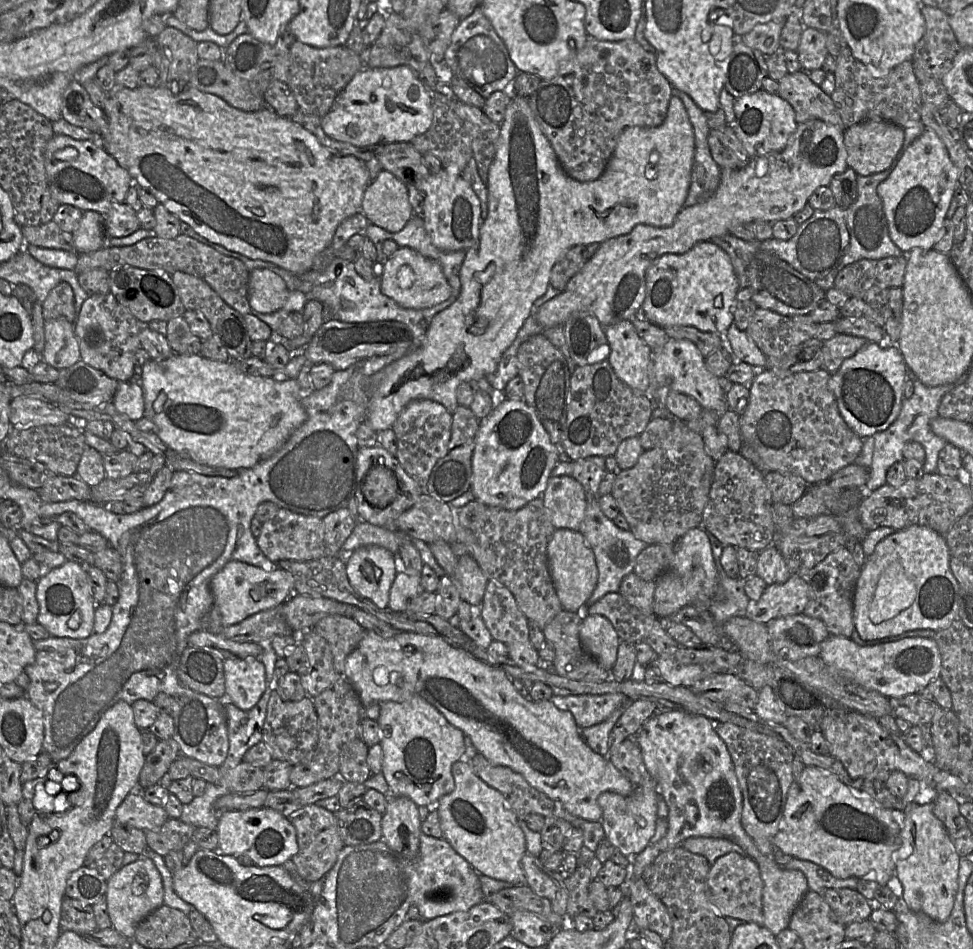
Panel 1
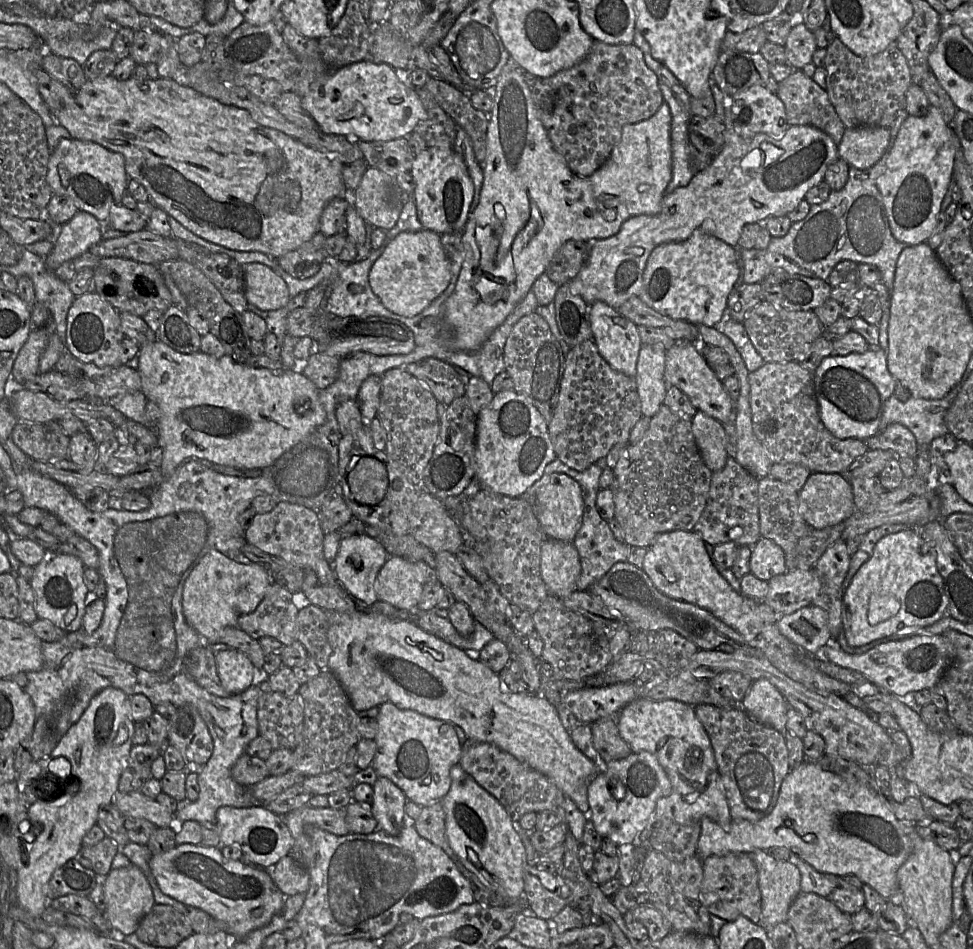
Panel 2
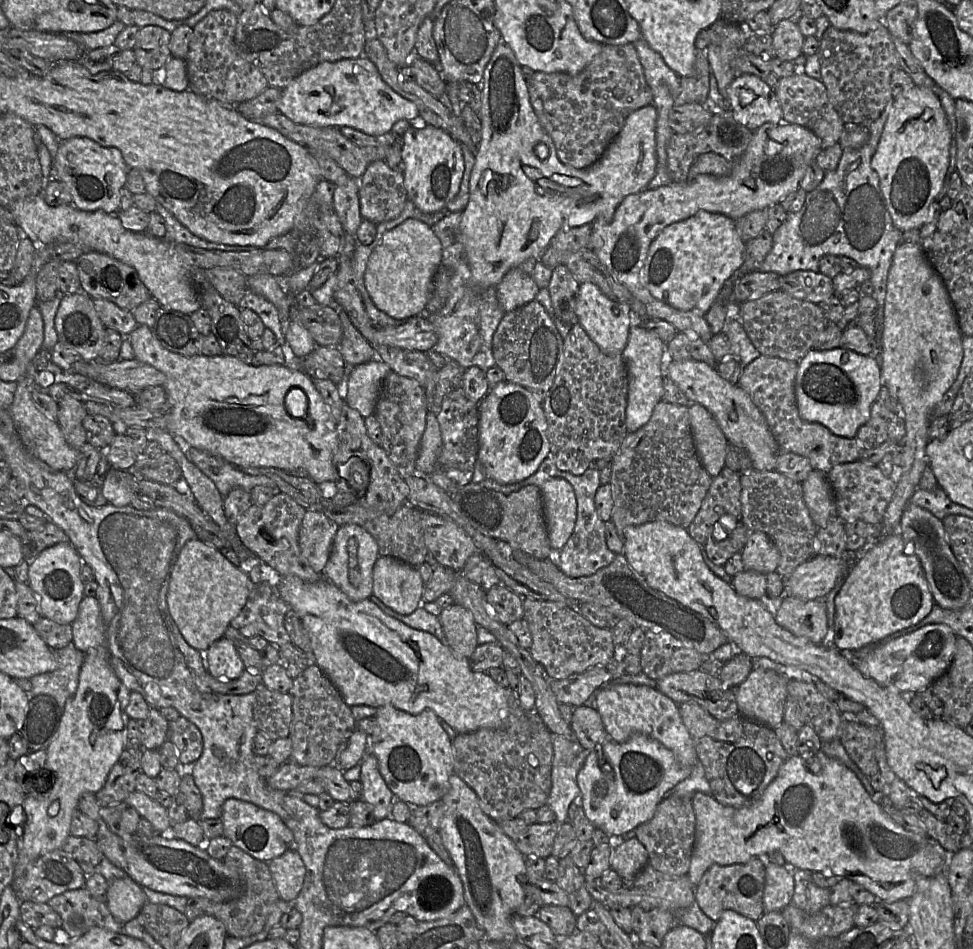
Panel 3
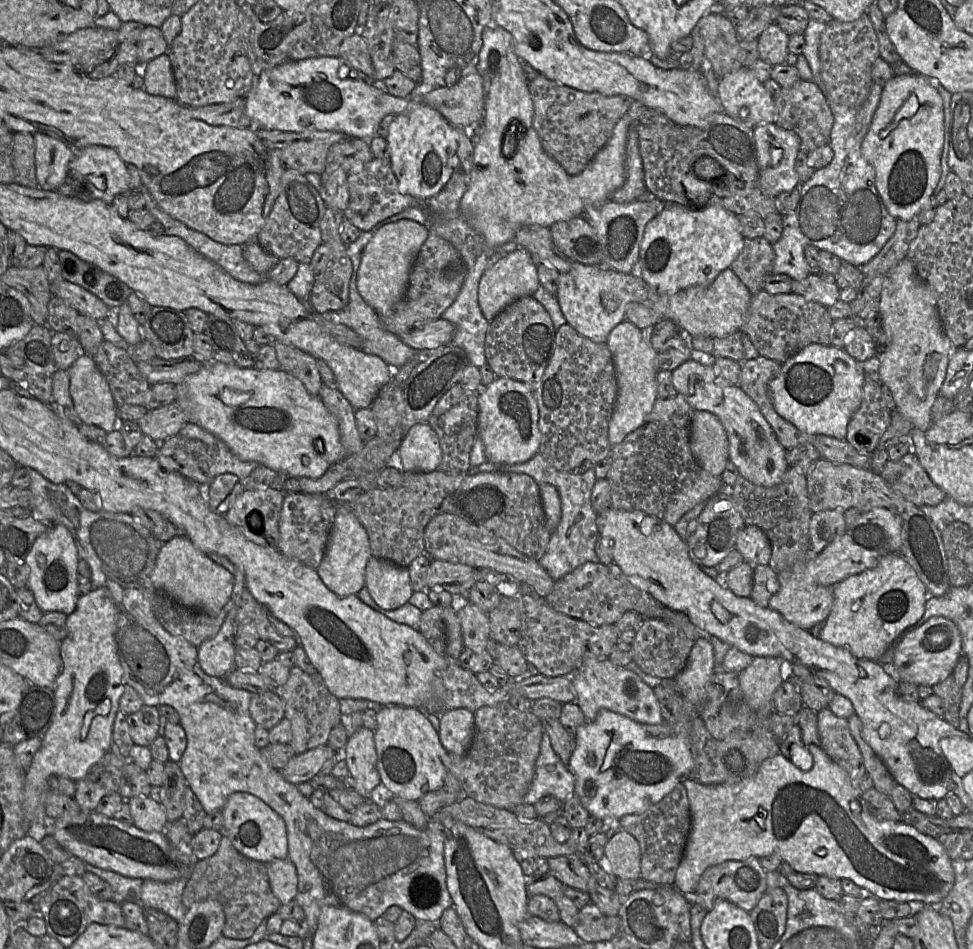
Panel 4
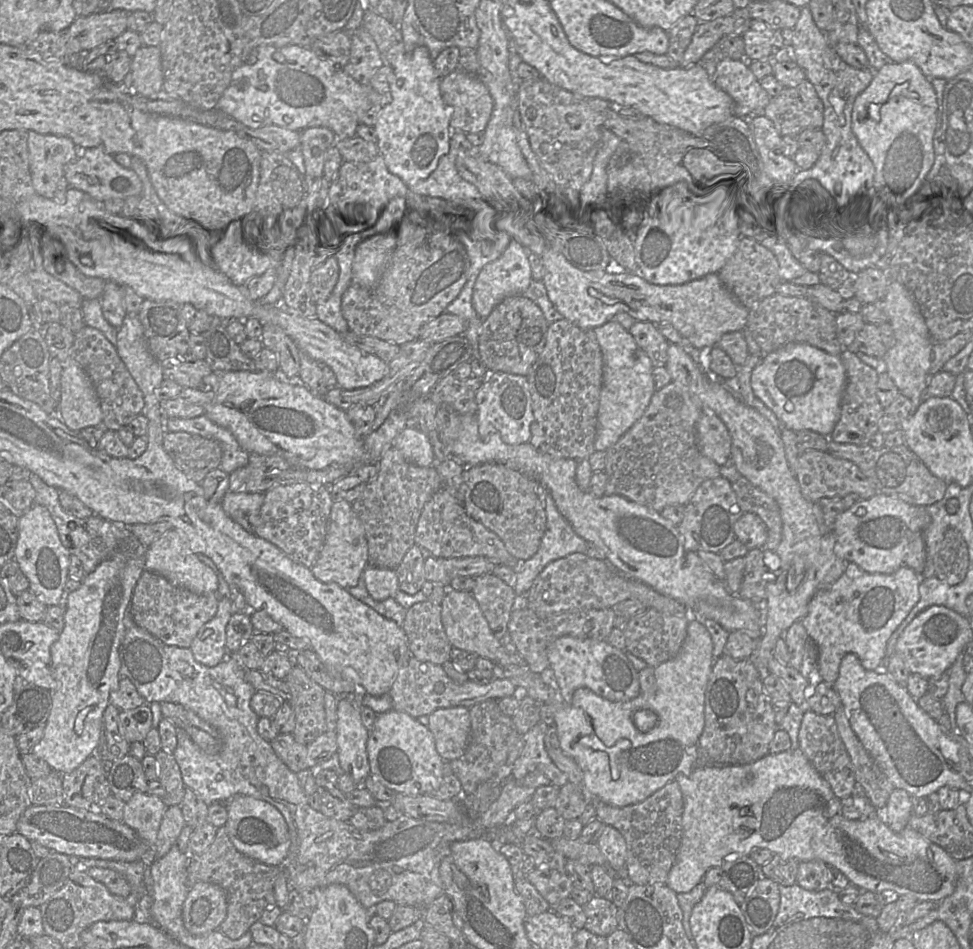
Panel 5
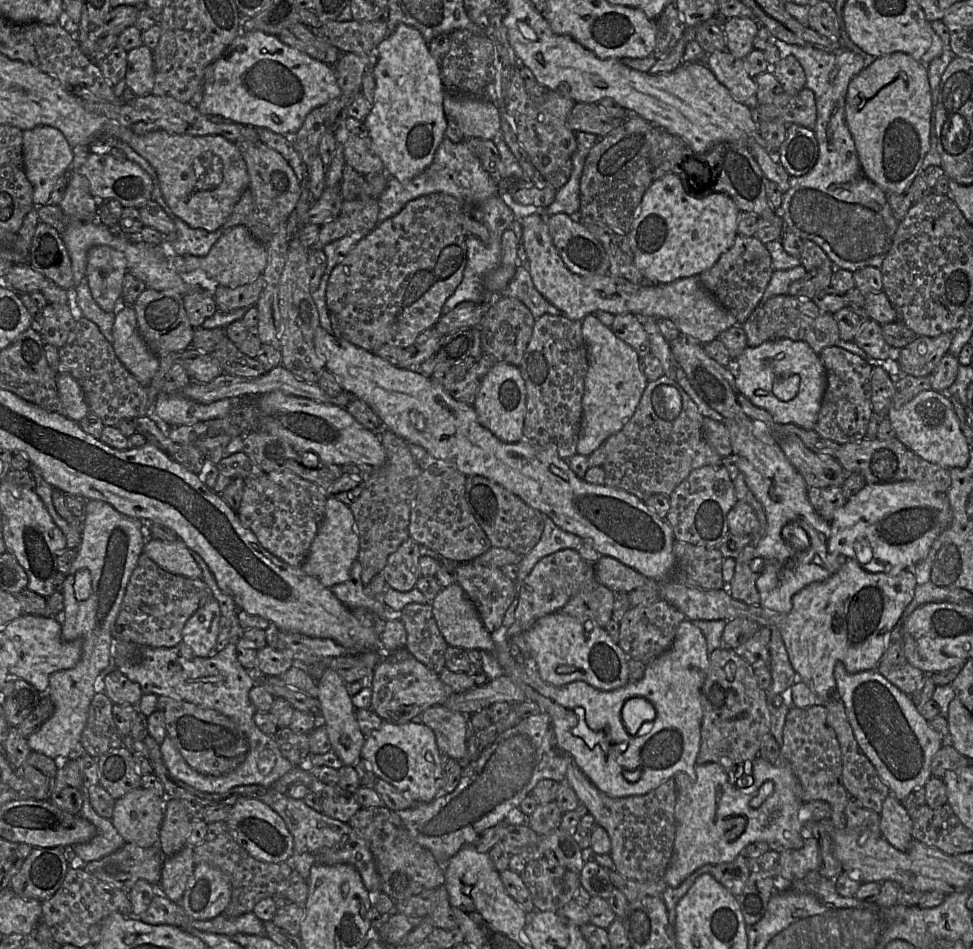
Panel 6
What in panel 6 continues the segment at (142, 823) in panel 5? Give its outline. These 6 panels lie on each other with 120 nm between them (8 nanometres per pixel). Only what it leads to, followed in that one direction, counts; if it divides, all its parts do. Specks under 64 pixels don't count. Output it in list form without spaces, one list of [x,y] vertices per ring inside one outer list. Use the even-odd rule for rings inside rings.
[[[142,787],[115,802],[111,822],[127,843],[141,847],[158,845],[165,798]]]

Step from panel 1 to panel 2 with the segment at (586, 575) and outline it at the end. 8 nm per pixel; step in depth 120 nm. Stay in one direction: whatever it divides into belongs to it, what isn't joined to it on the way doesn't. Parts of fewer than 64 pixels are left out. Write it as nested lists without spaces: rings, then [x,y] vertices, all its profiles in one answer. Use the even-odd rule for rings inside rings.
[[[546,537],[541,545],[540,572],[549,595],[563,599],[576,591],[581,563],[572,542]]]

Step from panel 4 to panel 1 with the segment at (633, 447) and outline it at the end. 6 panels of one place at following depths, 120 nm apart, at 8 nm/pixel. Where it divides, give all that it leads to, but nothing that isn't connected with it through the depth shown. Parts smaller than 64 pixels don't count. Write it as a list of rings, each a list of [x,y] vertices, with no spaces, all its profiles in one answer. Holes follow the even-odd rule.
[[[672,417],[671,421],[671,430],[657,447],[644,451],[635,466],[616,474],[611,492],[620,514],[629,524],[629,530],[636,539],[648,545],[674,544],[689,530],[701,527],[703,511],[714,478],[715,461],[708,454],[701,435],[690,430],[685,421]]]

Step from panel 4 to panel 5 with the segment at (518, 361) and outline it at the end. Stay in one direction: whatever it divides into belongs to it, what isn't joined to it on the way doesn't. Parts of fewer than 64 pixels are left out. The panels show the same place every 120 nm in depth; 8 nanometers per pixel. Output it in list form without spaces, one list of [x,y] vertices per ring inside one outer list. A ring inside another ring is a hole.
[[[522,294],[504,298],[483,319],[479,336],[480,360],[489,373],[505,372],[527,377],[545,346],[548,325],[543,312],[531,299]]]

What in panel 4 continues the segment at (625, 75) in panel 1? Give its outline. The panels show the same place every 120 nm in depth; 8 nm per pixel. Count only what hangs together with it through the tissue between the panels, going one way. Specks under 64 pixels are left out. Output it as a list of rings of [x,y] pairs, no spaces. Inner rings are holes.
[[[542,74],[528,83],[533,102],[533,127],[544,151],[570,175],[579,174],[607,143],[618,121],[633,100],[626,96],[606,96],[559,84]]]

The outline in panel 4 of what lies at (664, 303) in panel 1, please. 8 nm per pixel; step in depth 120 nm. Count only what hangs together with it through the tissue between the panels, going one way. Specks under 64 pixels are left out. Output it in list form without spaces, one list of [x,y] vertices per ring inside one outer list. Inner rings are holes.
[[[665,203],[665,208],[645,227],[640,246],[639,275],[656,293],[672,295],[692,286],[710,285],[720,272],[730,268],[741,252],[744,237],[737,216],[719,206],[692,207]]]

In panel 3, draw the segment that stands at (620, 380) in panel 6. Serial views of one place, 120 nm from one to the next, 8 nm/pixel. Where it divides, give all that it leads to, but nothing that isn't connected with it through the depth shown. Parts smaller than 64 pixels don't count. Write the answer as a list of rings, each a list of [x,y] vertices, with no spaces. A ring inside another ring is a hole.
[[[643,324],[634,325],[629,329],[628,341],[621,355],[628,374],[625,424],[628,433],[633,433],[649,421],[655,406],[663,399],[663,378],[666,375],[667,362],[666,344]]]

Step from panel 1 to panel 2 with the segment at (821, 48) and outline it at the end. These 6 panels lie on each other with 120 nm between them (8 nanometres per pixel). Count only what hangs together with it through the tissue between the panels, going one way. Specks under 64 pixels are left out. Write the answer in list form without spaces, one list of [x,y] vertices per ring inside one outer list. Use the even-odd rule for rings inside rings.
[[[801,23],[792,27],[784,48],[788,63],[802,70],[804,66],[812,63],[813,53],[818,46],[813,31]]]

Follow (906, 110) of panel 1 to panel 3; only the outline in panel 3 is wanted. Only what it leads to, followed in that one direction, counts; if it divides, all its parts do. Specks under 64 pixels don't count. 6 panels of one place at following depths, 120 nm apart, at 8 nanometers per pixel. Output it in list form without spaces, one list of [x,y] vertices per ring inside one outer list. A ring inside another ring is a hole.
[[[883,24],[867,32],[839,30],[830,25],[820,40],[817,53],[821,81],[845,125],[869,127],[894,100],[891,75],[899,68],[893,37]]]

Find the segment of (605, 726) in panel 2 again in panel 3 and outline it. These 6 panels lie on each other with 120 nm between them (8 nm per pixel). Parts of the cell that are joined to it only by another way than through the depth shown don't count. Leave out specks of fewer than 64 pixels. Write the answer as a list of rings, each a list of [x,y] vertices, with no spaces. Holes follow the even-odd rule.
[[[574,707],[570,727],[577,741],[588,751],[612,740],[604,728],[600,714],[592,707]]]

